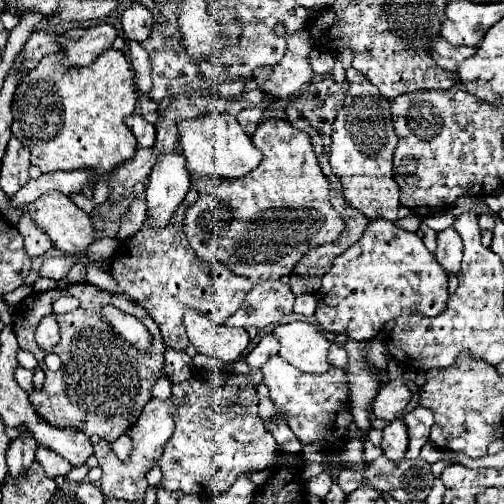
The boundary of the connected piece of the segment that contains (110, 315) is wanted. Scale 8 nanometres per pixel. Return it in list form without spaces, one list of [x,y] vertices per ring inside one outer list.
[[[112,304],[104,306],[99,312],[99,316],[102,316],[114,328],[115,332],[118,332],[130,344],[134,344],[138,350],[150,348],[150,342],[152,342],[150,332],[138,318],[120,311]]]

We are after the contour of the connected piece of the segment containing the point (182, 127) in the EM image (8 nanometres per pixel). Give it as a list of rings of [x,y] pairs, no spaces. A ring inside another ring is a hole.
[[[204,114],[200,118],[182,120],[178,124],[178,140],[188,160],[188,170],[194,178],[242,178],[250,174],[262,160],[262,152],[254,148],[250,136],[230,114]]]

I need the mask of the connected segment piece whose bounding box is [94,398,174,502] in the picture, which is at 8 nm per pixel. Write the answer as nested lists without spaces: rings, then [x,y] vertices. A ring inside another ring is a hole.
[[[172,398],[170,400],[150,400],[144,408],[142,414],[138,416],[134,428],[130,428],[130,432],[126,432],[126,436],[132,440],[132,452],[130,458],[126,462],[122,462],[116,454],[112,454],[110,442],[100,440],[94,446],[94,456],[100,462],[102,468],[102,478],[100,478],[100,488],[104,498],[122,498],[128,502],[138,502],[144,500],[144,492],[148,488],[146,482],[146,472],[154,466],[154,462],[158,460],[158,456],[162,454],[164,444],[168,442],[168,438],[172,436],[172,428],[174,428],[174,408],[172,408]]]

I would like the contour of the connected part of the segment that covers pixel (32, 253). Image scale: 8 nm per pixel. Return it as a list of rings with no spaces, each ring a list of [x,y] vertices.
[[[26,214],[20,218],[20,222],[18,222],[16,228],[18,228],[18,232],[24,238],[24,248],[26,248],[26,252],[28,252],[30,258],[42,256],[44,252],[48,252],[54,246],[52,240],[44,232],[40,232],[38,226]]]

